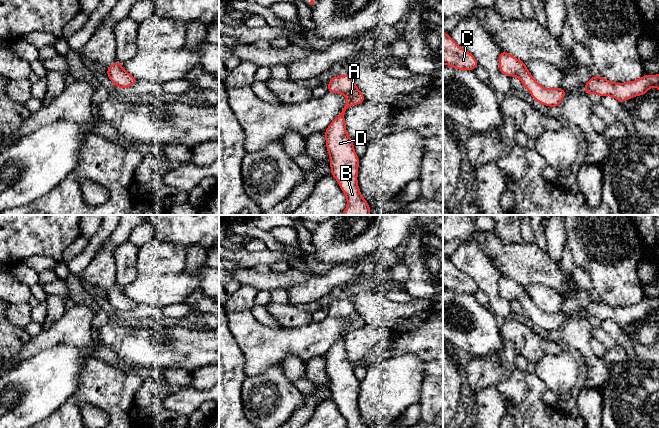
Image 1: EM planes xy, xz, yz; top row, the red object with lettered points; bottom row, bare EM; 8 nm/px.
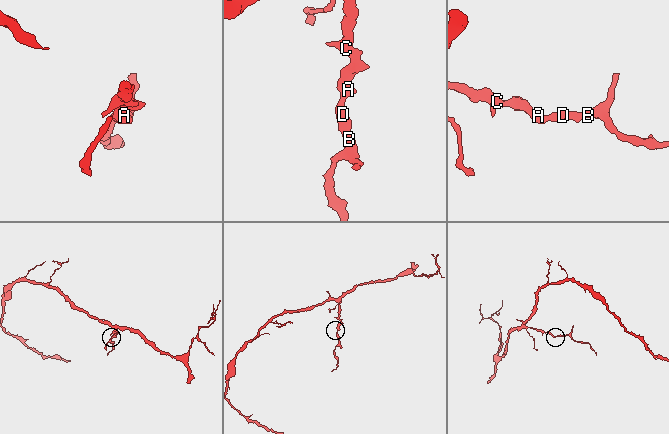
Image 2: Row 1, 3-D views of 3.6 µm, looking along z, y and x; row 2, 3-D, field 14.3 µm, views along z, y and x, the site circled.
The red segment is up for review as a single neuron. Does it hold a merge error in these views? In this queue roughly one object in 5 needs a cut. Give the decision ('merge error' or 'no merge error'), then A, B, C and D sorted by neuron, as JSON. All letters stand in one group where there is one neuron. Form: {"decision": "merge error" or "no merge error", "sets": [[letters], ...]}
{"decision": "no merge error", "sets": [["A", "B", "C", "D"]]}

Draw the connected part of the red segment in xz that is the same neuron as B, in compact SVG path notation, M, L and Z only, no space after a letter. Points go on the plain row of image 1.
M346 298L333 301L328 306L328 316L347 321L342 336L325 354L326 371L331 384L331 399L338 405L339 411L346 419L347 428L368 428L358 412L360 383L354 375L354 367L347 359L344 342L345 335L352 329L362 328L365 321L356 311L353 301Z

